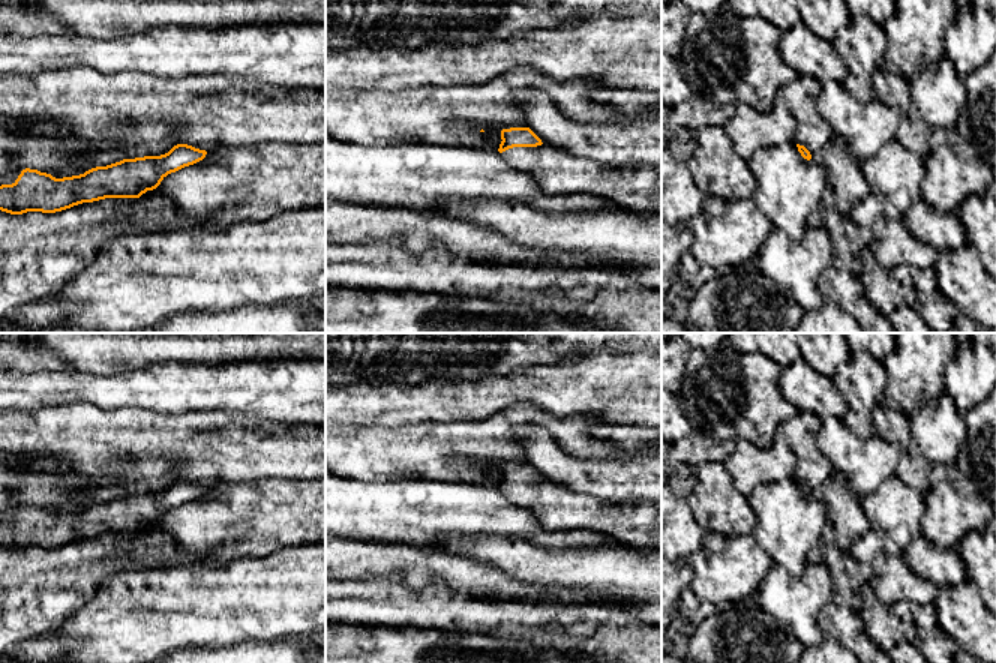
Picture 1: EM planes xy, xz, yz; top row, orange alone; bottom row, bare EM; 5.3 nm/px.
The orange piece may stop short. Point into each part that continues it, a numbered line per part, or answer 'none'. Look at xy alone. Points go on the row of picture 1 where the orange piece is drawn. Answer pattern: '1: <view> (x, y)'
none

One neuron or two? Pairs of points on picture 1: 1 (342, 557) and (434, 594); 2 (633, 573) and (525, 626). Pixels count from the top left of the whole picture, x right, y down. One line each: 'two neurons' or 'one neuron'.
1: two neurons
2: two neurons

